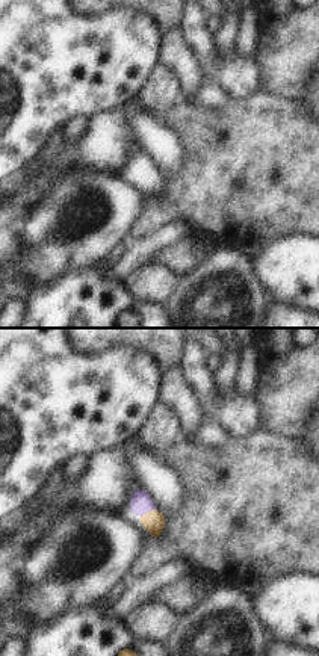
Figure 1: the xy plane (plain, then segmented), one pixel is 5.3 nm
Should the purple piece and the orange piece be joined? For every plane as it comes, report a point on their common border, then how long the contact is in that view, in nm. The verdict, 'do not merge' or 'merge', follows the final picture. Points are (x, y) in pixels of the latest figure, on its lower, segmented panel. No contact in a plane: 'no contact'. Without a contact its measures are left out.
contact (147, 511); length 90 nm

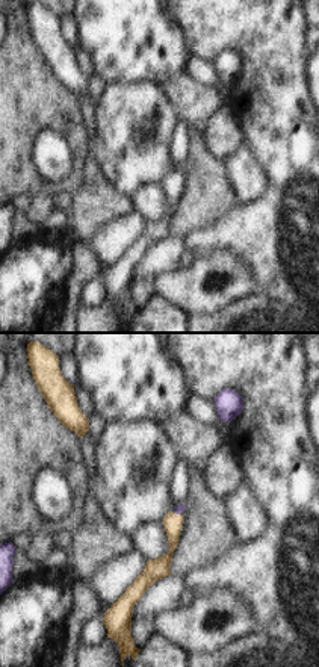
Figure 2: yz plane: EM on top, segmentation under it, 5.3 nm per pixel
contact (179, 513); length 50 nm

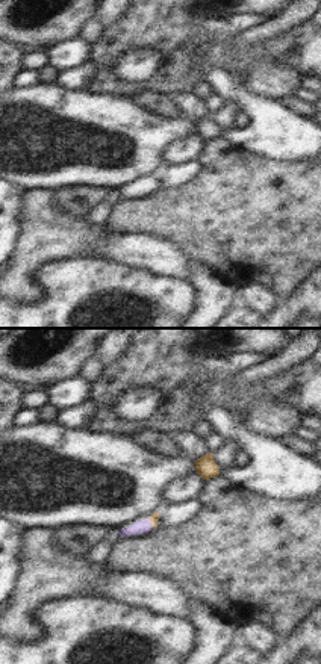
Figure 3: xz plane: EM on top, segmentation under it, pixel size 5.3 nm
contact (150, 524); length 70 nm

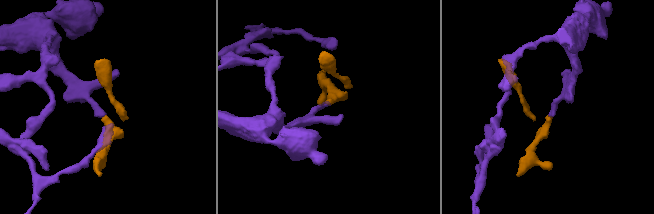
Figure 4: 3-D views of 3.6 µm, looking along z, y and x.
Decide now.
merge

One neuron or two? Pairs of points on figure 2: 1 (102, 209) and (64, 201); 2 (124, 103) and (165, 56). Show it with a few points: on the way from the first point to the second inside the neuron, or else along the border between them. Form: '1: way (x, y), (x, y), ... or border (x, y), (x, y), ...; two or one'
1: border (73, 197), (71, 206), (67, 210); two
2: border (109, 83), (154, 82), (159, 86); two

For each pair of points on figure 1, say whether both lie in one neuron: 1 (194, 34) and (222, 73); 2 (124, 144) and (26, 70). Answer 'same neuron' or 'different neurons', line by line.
1: same neuron
2: different neurons

